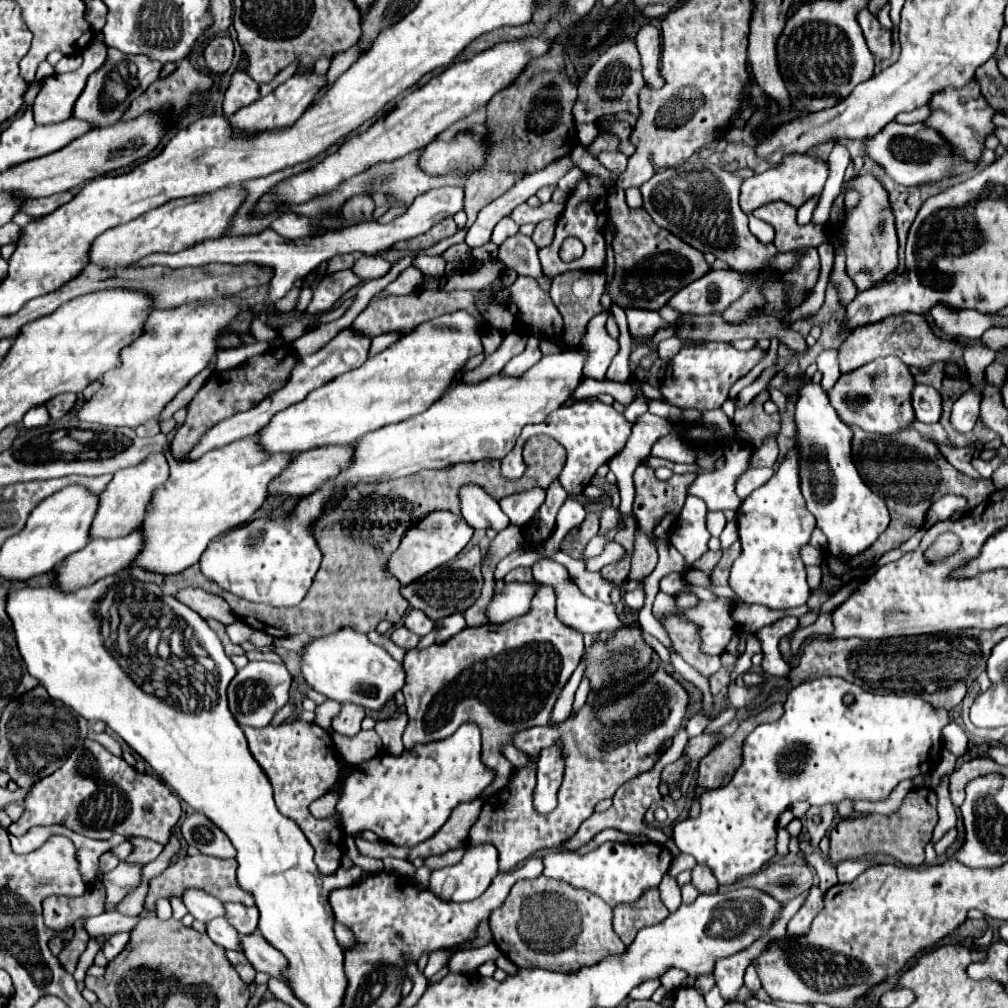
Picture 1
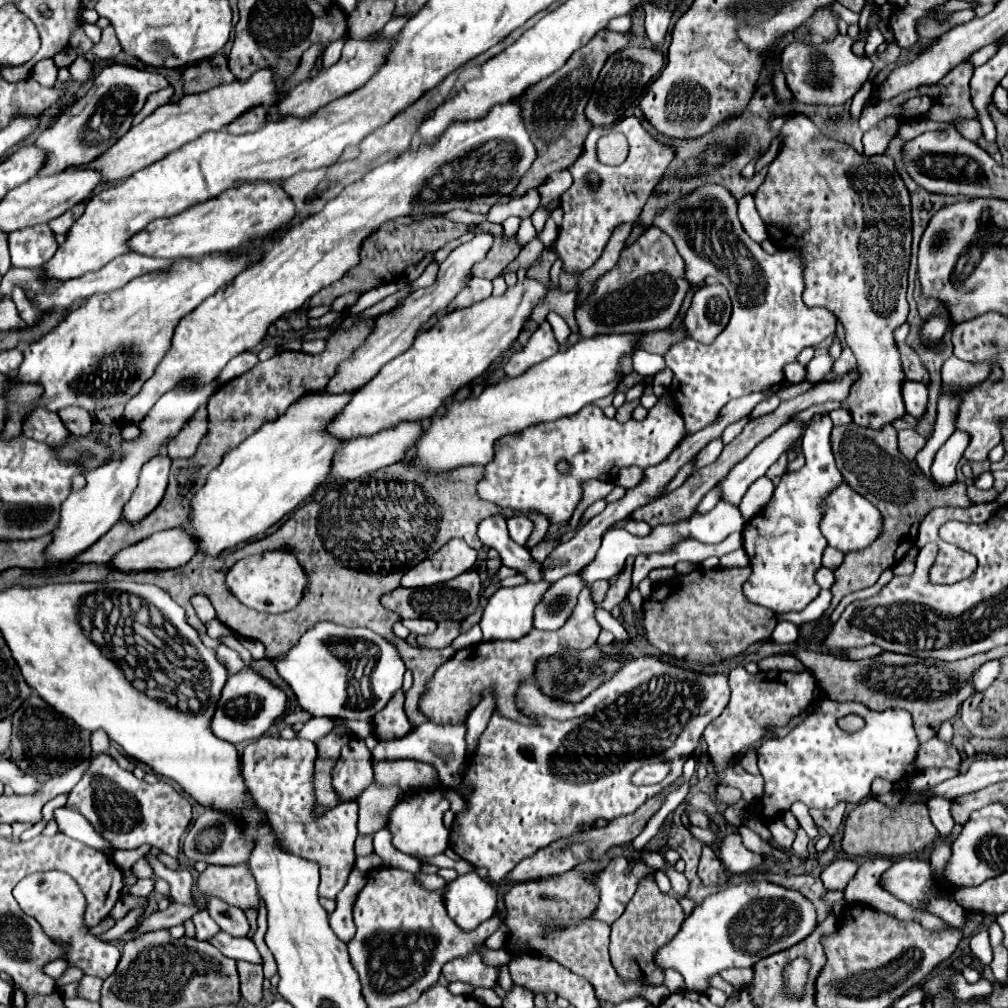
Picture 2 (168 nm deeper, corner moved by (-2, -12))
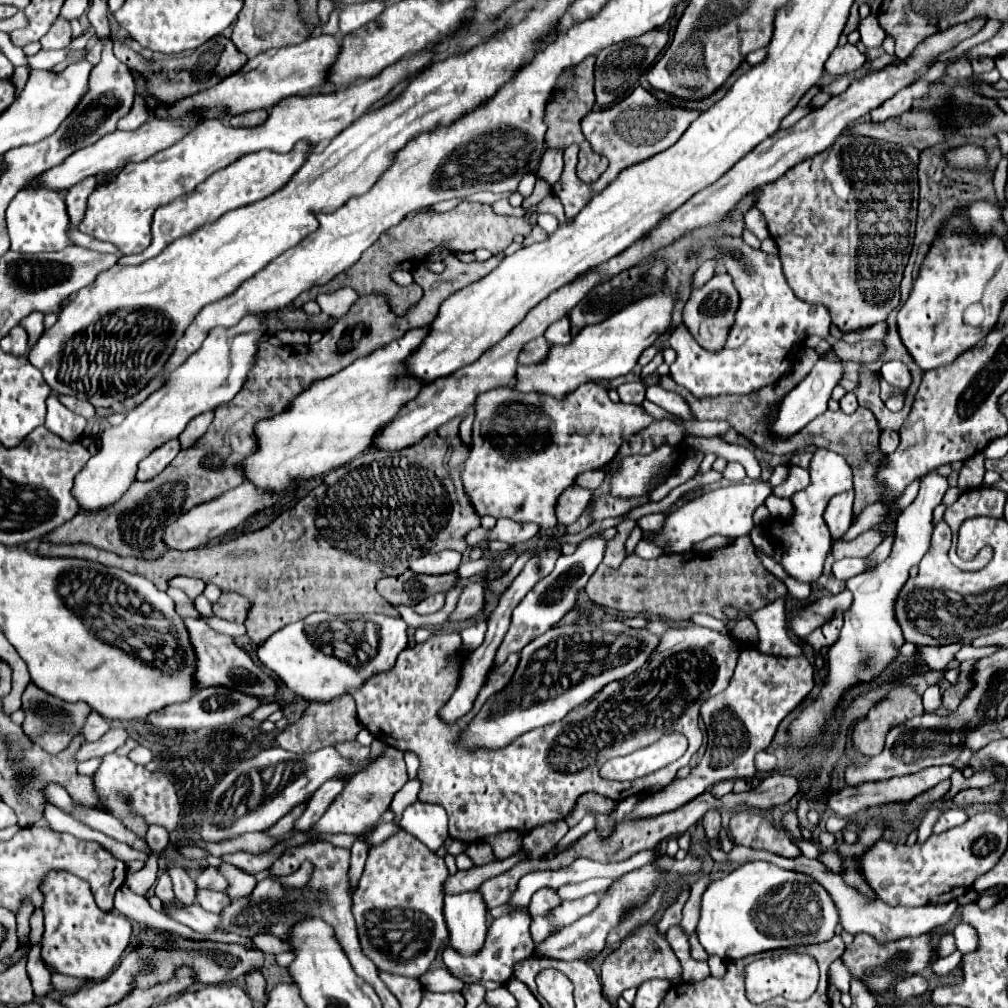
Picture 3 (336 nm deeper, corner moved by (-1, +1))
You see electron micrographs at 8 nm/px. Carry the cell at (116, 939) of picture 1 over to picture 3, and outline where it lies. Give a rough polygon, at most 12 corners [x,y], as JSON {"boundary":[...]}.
{"boundary":[[41,878],[43,962],[91,982],[129,946],[131,922],[89,884]]}

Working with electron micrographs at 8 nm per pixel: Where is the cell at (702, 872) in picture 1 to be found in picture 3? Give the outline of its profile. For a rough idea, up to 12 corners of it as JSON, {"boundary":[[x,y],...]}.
{"boundary":[[717,810],[703,816],[707,840],[719,838],[721,816]]}

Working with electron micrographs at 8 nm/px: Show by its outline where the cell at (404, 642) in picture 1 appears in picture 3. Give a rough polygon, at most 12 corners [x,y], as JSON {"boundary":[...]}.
{"boundary":[[467,582],[449,620],[469,620],[481,612],[483,584]]}

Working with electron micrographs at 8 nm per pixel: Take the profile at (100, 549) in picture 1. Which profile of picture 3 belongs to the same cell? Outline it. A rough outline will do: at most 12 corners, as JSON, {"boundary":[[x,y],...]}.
{"boundary":[[243,482],[165,528],[173,550],[193,550],[273,506]]}

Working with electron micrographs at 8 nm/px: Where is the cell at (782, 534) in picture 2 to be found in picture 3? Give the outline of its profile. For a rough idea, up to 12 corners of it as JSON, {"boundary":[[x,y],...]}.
{"boundary":[[815,448],[793,514],[761,528],[783,570],[815,584],[831,550],[823,512],[853,488],[847,462]]}

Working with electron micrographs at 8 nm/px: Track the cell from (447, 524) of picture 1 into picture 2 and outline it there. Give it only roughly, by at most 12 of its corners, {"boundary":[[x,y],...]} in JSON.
{"boundary":[[452,539],[410,569],[402,587],[450,581],[476,563],[476,551]]}

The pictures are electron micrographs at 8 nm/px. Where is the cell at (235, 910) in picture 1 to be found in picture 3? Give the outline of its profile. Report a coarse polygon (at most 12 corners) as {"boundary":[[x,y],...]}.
{"boundary":[[197,890],[197,904],[221,914],[231,904],[225,892]]}

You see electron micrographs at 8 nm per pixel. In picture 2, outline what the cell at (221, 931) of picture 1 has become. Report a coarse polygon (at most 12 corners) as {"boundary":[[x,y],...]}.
{"boundary":[[198,911],[192,919],[196,939],[206,941],[220,927],[208,911]]}

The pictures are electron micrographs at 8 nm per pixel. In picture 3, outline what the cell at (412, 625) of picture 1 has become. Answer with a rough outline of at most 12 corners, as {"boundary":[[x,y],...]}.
{"boundary":[[443,594],[425,598],[413,610],[435,614],[445,604]]}

